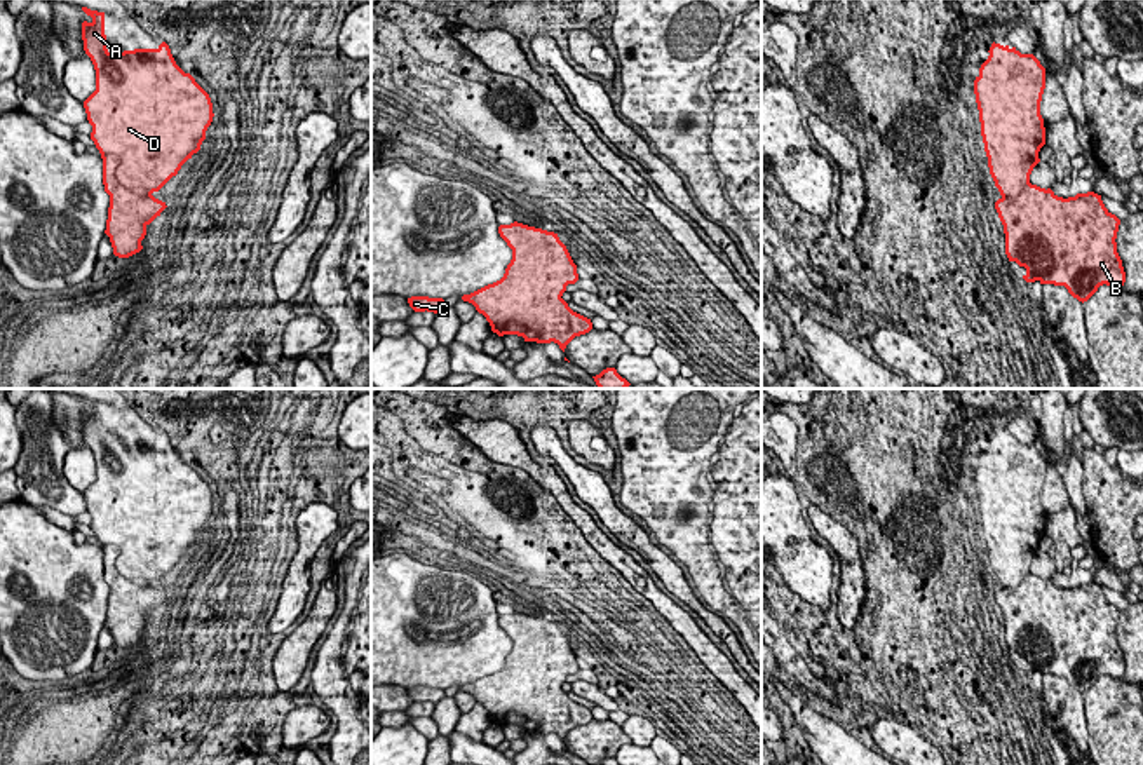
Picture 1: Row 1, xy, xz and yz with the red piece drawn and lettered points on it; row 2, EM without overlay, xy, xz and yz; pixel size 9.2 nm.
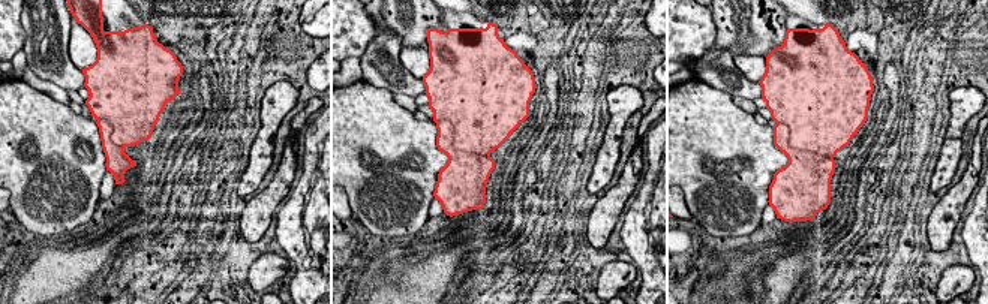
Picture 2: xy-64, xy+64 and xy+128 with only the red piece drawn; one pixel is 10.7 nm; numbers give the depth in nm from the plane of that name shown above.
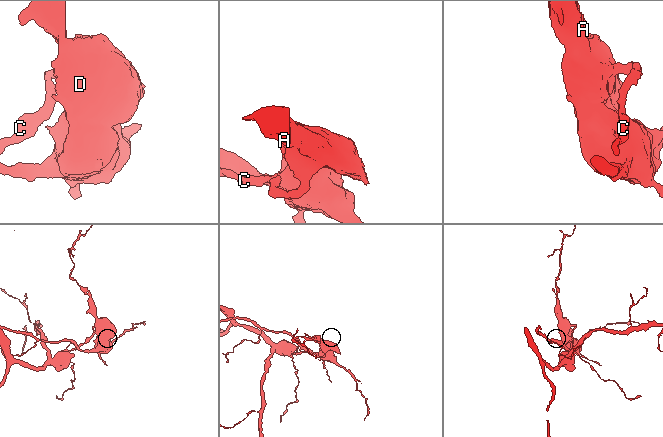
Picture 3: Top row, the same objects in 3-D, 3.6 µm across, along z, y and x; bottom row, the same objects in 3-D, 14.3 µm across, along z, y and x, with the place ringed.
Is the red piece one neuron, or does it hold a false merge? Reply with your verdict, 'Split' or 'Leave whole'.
Split

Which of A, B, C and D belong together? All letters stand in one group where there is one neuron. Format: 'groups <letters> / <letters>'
groups A C D / B

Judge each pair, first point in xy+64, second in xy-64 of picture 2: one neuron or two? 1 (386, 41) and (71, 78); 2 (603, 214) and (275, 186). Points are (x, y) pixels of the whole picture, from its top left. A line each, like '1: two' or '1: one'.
1: one
2: one

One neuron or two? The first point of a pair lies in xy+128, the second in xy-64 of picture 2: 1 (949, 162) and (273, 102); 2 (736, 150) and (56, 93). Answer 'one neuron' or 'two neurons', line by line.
1: one neuron
2: two neurons

